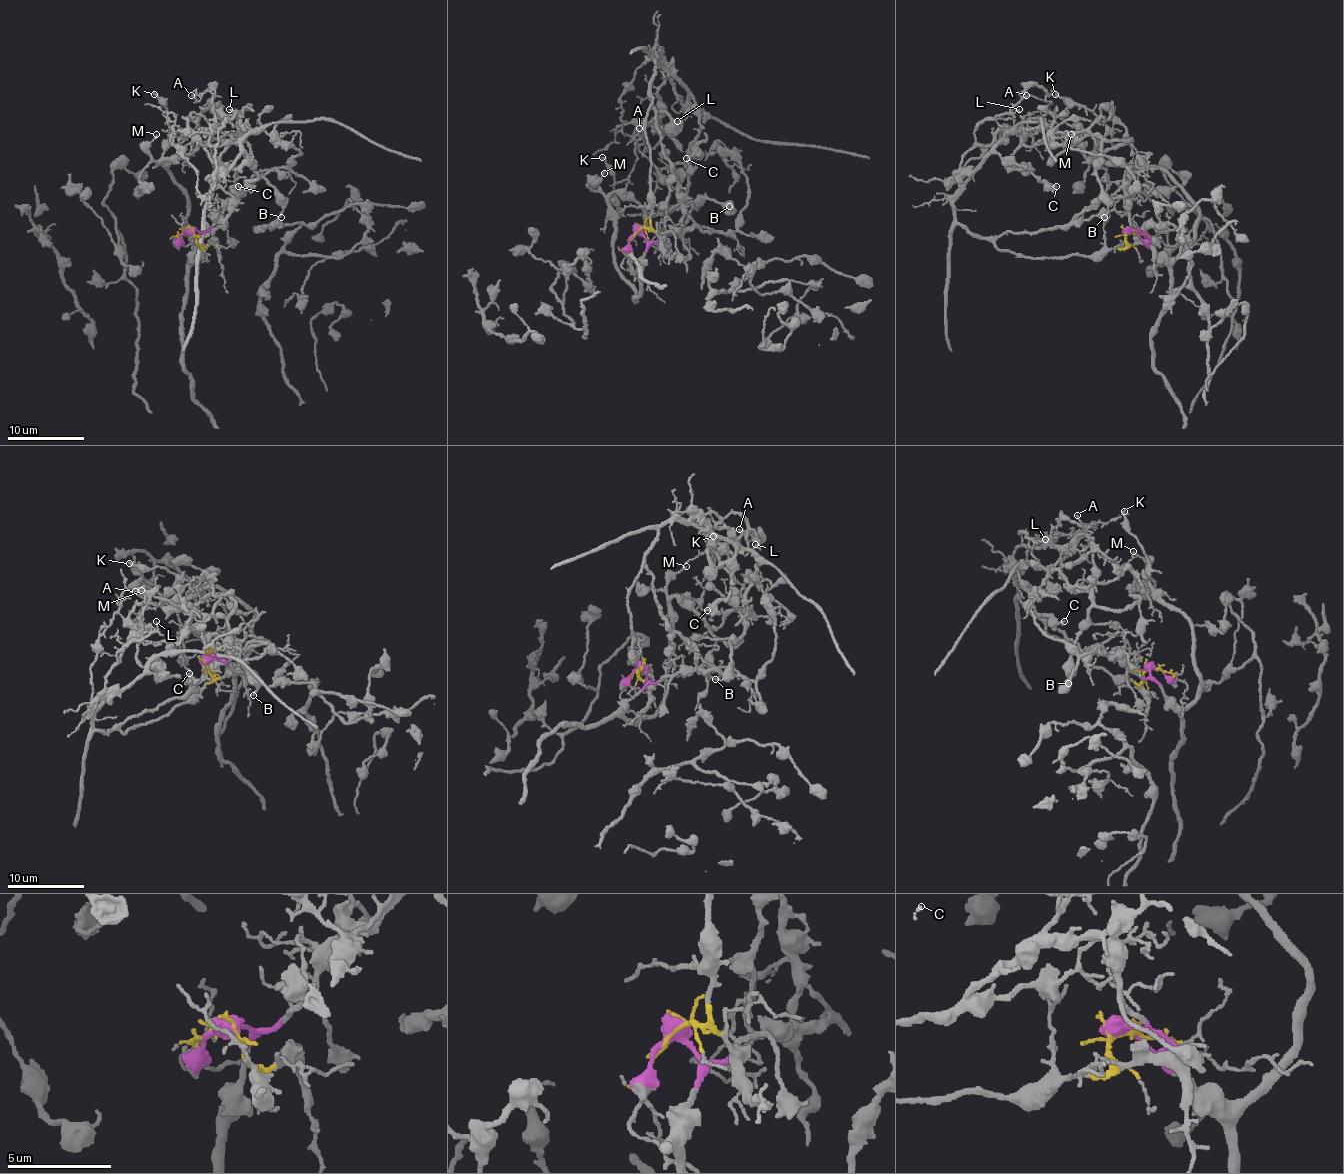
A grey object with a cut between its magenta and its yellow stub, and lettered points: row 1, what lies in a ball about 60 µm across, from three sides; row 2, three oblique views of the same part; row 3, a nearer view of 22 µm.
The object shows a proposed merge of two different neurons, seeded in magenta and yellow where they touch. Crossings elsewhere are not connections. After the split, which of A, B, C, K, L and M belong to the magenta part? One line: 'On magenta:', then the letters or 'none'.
On magenta: B, K, M

